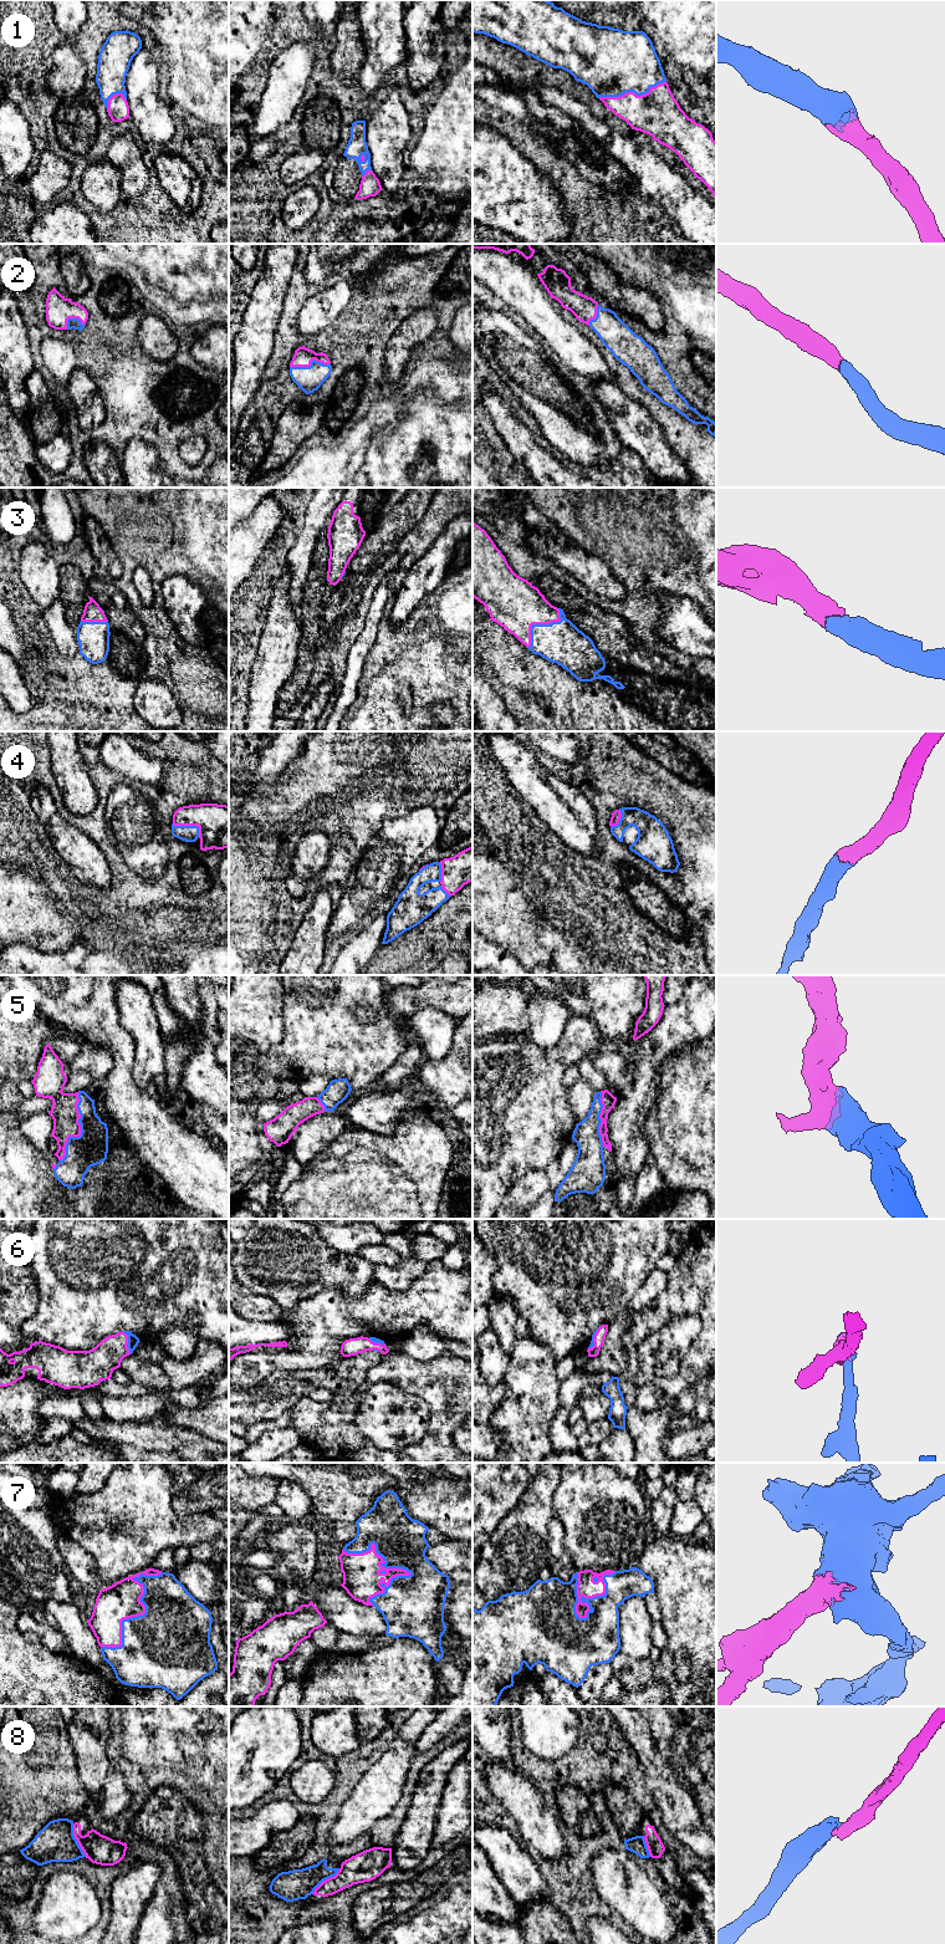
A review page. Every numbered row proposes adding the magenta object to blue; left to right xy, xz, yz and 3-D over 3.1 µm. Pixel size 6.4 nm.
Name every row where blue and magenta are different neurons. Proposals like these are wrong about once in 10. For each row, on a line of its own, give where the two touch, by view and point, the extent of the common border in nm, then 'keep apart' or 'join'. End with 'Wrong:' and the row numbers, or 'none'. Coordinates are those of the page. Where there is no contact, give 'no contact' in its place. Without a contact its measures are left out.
1: yz (632, 91) | 460 nm | join
2: xz (311, 365) | 260 nm | join
3: yz (541, 624) | 320 nm | join
4: xy (189, 826) | 200 nm | join
5: xy (81, 1129) | 480 nm | join
6: xy (128, 1342) | 160 nm | join
7: xz (377, 1552) | 480 nm | join
8: xy (76, 1840) | 240 nm | keep apart
Wrong: 8

